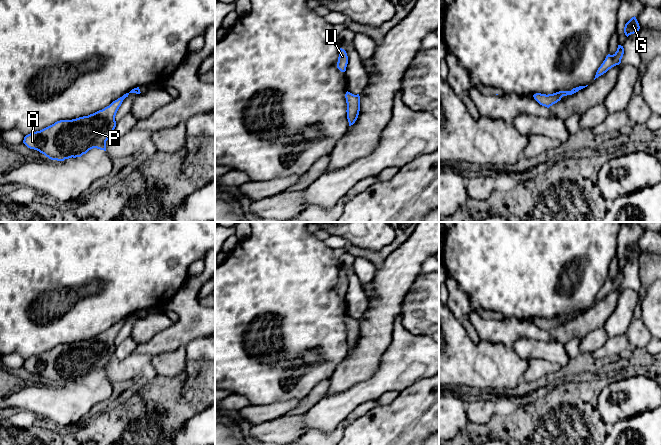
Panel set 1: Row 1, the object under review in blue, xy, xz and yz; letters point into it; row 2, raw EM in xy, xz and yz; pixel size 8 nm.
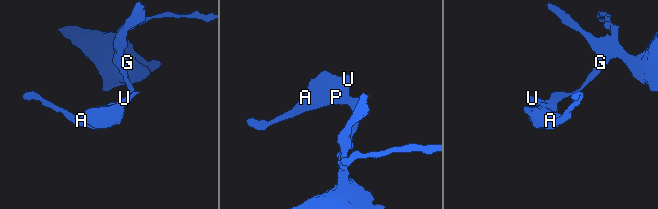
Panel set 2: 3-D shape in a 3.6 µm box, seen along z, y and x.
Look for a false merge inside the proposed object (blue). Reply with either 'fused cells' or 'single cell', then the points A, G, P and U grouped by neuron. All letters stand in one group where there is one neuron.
single cell | A G P U

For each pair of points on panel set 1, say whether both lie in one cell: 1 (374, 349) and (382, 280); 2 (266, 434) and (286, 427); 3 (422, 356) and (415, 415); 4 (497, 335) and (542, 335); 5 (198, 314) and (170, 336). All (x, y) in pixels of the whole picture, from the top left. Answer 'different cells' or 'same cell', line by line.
1: same cell
2: same cell
3: different cells
4: same cell
5: same cell

